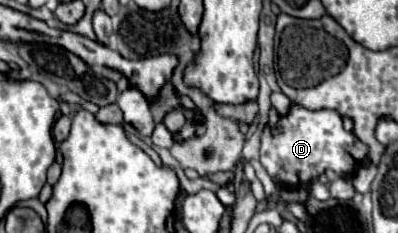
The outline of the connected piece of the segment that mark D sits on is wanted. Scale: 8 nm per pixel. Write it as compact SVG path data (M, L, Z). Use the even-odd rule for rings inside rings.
M292 105L286 117L280 117L278 129L264 129L260 163L268 169L276 185L280 187L306 187L308 181L318 179L324 171L332 169L340 177L352 177L354 171L366 161L368 149L356 141L354 133L344 131L342 117L328 109L308 111L300 105Z

